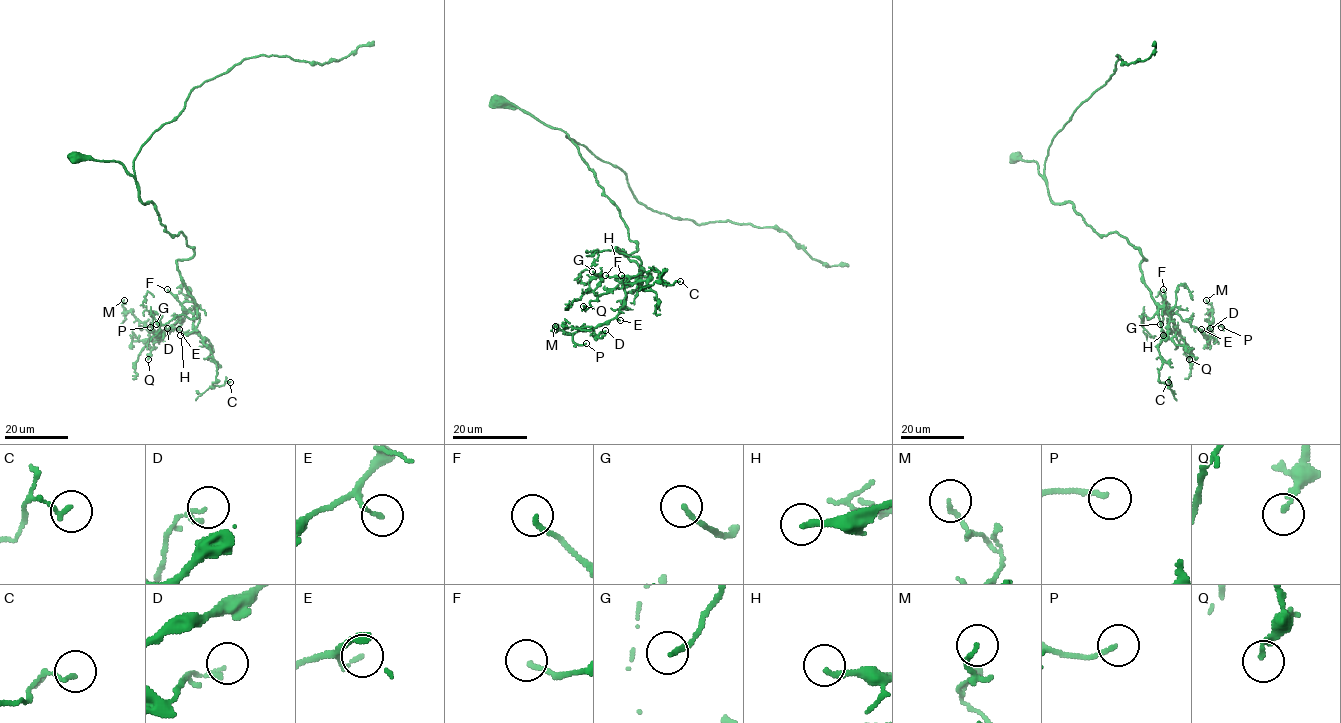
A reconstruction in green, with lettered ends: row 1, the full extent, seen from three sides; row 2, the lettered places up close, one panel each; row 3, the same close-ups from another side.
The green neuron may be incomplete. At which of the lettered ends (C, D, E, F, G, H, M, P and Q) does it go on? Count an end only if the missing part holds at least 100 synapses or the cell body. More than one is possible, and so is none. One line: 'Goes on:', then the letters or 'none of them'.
Goes on: H

